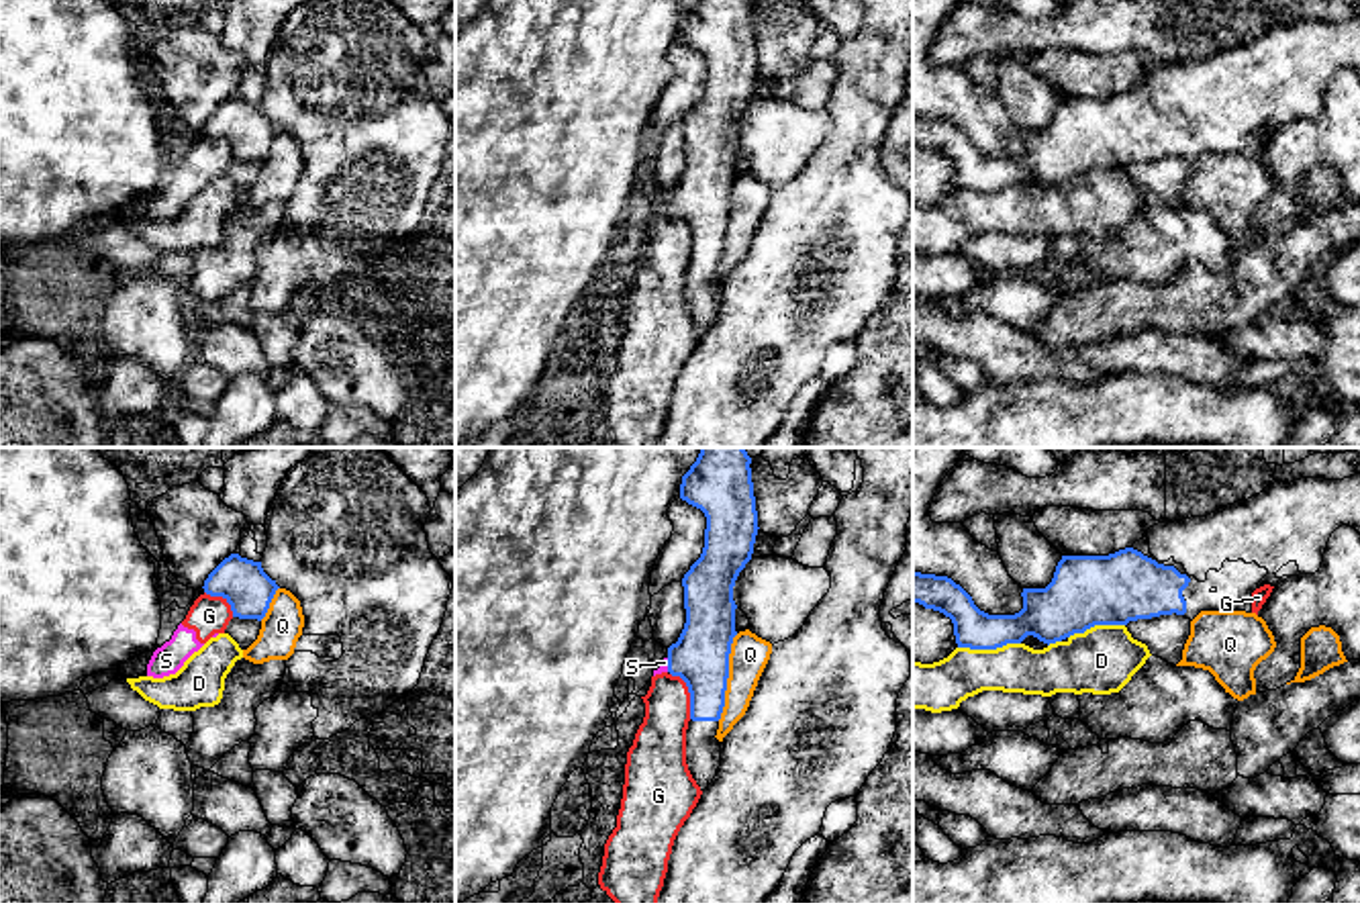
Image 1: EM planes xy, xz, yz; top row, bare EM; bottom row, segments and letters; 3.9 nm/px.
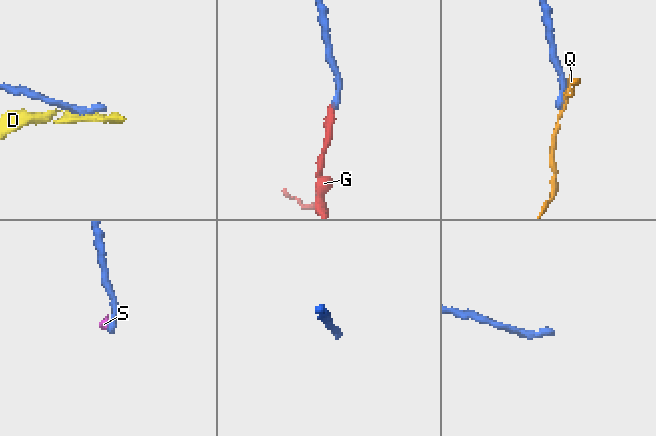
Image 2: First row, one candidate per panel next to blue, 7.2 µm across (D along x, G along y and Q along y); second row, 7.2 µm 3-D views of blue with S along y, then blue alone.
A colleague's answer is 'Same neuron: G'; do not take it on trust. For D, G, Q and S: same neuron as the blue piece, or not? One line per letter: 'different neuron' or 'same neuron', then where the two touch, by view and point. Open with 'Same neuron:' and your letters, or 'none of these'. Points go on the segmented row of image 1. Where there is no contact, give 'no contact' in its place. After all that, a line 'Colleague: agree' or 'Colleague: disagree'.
Same neuron: none of these
D: different neuron; contact yz (989, 648)
G: different neuron; contact xz (689, 691)
Q: different neuron; contact xz (727, 677)
S: different neuron; contact xz (668, 664)
Colleague: disagree

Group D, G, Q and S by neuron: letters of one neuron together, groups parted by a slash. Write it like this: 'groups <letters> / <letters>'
groups D / G S / Q

